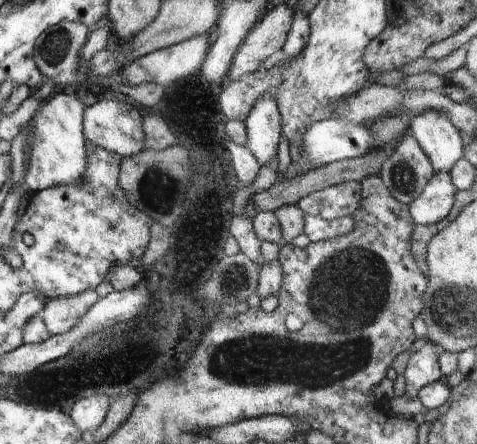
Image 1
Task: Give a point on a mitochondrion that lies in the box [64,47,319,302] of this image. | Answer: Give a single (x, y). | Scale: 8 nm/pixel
(199, 237)

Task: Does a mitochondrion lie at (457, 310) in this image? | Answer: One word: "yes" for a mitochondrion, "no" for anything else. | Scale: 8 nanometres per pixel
yes

